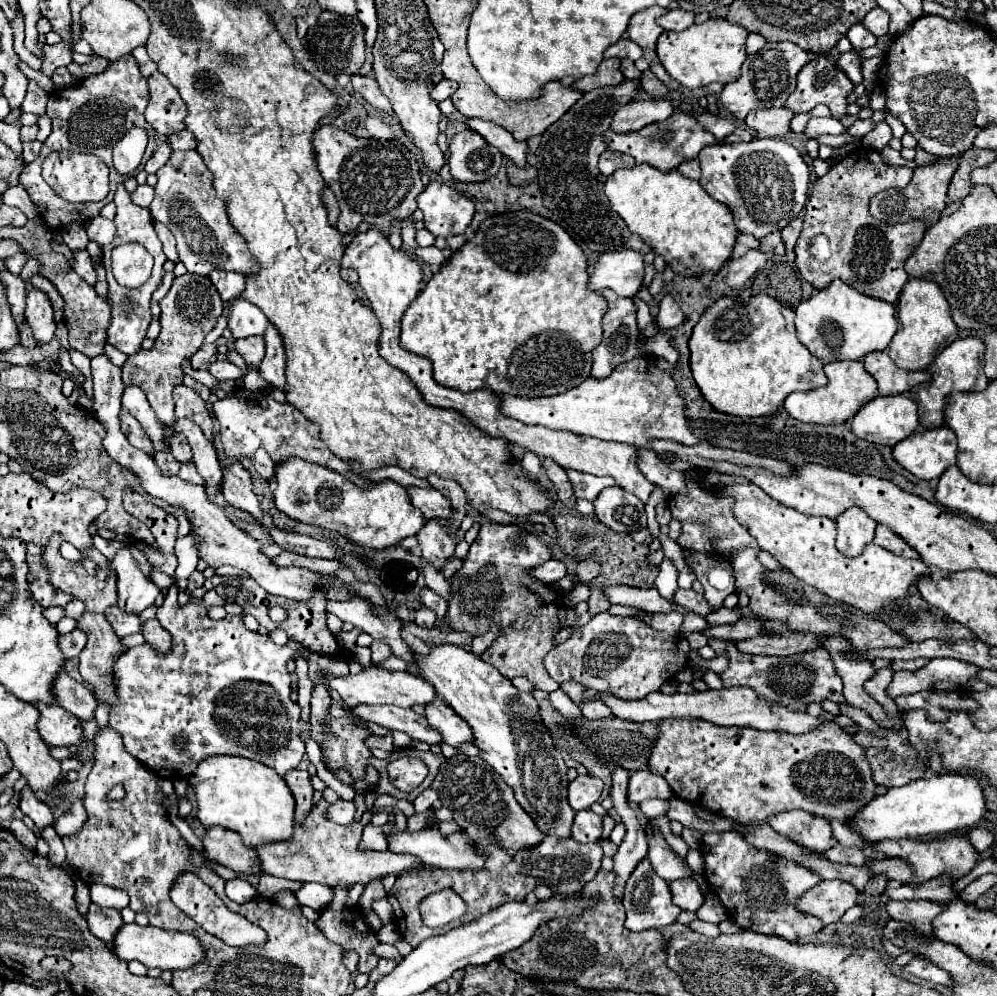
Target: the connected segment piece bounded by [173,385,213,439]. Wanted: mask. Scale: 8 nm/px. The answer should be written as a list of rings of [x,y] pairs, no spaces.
[[[178,385],[173,390],[175,402],[175,416],[177,419],[191,419],[199,423],[207,439],[213,439],[213,417],[209,405],[189,387]]]

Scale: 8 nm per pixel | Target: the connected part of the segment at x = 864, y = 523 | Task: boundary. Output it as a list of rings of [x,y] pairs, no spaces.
[[[855,507],[851,511],[845,511],[837,519],[837,547],[839,553],[845,557],[859,557],[875,537],[877,523],[865,513],[857,511]]]

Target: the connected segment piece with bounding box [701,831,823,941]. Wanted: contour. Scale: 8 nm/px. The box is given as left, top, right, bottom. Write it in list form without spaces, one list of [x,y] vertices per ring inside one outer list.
[[[705,833],[701,839],[701,853],[705,859],[705,879],[725,905],[729,917],[741,927],[763,935],[777,935],[787,941],[797,941],[805,935],[821,931],[823,925],[795,911],[795,899],[819,883],[813,871],[795,867],[777,855],[763,855],[755,847],[747,847],[739,835],[727,833]]]

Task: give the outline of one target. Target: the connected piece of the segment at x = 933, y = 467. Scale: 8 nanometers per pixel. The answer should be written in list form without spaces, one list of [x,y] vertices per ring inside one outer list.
[[[947,425],[915,431],[893,447],[893,457],[917,479],[939,479],[951,465],[957,463],[957,437]]]

